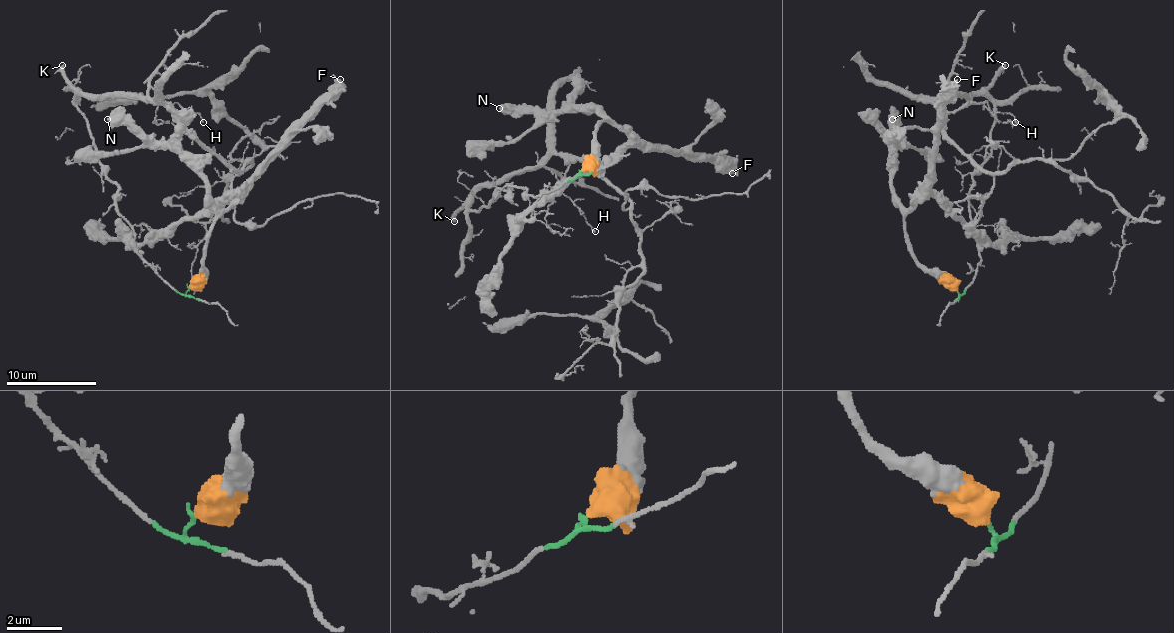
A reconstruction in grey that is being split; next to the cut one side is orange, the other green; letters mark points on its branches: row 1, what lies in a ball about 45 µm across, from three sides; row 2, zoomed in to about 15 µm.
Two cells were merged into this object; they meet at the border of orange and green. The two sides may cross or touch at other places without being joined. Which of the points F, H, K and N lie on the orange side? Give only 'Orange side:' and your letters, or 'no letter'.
Orange side: F, N

